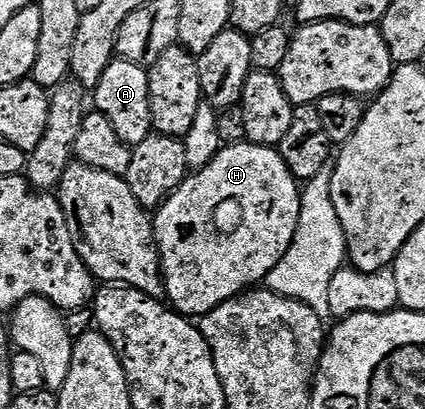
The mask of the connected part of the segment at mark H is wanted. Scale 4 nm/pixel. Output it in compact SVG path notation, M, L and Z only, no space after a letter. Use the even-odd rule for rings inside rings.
M241 142L223 146L205 168L181 183L153 216L153 235L161 251L165 278L190 294L178 296L175 304L187 317L204 316L224 301L261 284L288 253L298 228L300 183L288 169L281 150L264 143Z

